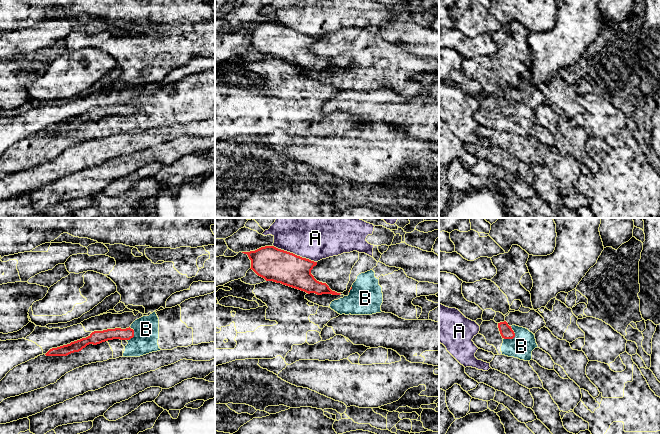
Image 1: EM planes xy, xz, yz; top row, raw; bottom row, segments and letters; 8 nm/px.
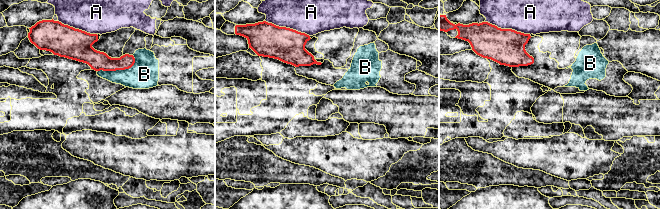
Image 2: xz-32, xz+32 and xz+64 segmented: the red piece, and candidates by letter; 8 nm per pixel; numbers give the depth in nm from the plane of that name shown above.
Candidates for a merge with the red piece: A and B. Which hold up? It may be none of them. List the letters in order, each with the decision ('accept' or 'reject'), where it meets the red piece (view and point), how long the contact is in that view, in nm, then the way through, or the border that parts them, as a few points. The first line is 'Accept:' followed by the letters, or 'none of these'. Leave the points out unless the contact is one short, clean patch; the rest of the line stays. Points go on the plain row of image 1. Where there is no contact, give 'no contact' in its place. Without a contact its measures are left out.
Accept: none of these
A: reject; contact xz (294, 30); length 380 nm
B: reject; contact yz (514, 112); length 130 nm; border yz (510, 102), (514, 112), (504, 115)

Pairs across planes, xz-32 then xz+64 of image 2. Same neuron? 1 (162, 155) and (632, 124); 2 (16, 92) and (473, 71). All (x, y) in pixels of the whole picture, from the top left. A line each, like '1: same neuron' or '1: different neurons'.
1: different neurons
2: different neurons

